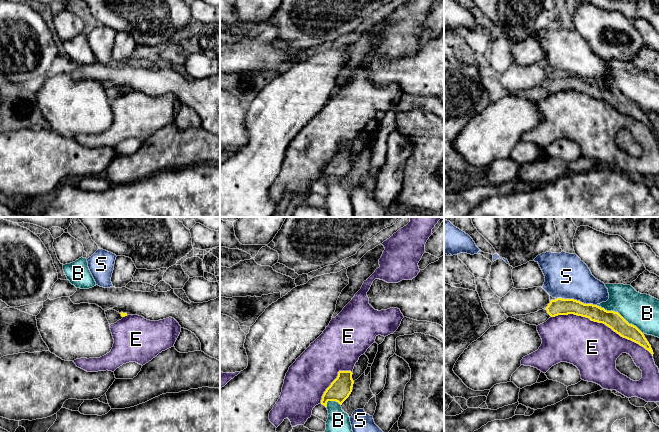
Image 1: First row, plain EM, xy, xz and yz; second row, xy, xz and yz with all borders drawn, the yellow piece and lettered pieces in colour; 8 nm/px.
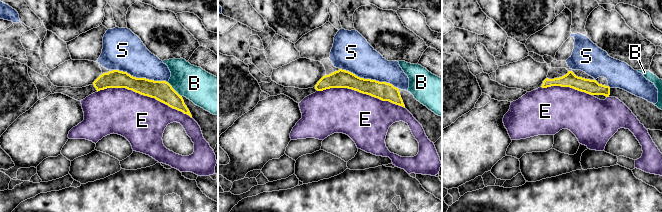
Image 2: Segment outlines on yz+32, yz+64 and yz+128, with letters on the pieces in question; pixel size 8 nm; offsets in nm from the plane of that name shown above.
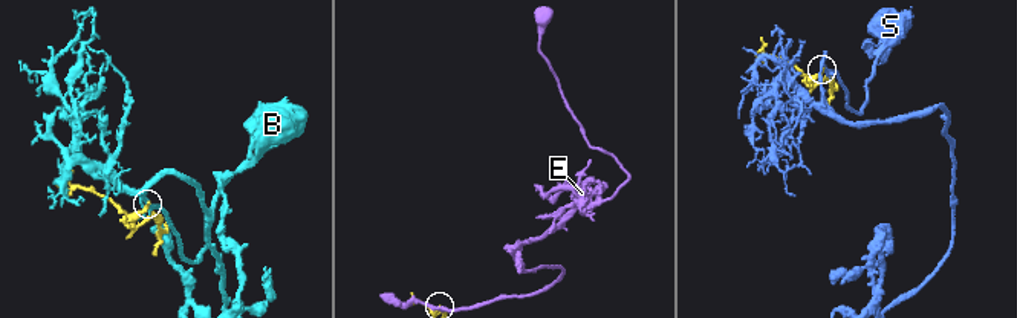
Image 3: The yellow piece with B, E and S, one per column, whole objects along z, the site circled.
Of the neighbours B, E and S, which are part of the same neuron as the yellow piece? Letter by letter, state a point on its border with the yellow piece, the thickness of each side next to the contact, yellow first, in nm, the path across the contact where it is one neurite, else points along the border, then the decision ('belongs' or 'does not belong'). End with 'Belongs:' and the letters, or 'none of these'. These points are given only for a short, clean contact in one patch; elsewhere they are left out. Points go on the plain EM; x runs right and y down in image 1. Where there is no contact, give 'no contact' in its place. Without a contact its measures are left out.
B: yz (618, 89) | 140/280 nm | along yz (596, 81), (607, 86), (617, 87), (642, 109) | does not belong
E: yz (602, 98) | 140/400 nm | does not belong
S: yz (576, 76) | 140/360 nm | along yz (556, 74), (573, 74), (584, 79), (596, 81) | does not belong
Belongs: none of these

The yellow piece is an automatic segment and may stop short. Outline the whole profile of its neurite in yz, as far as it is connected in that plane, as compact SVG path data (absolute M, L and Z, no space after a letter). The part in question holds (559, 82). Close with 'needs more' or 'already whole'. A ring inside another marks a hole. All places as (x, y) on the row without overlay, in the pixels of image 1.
M557 74L551 76L548 82L535 89L512 92L530 101L540 101L550 93L574 90L589 94L591 97L603 99L621 113L631 116L648 126L653 132L651 121L644 110L634 101L629 100L618 88L607 87L593 80L584 80L574 75Z; needs more

